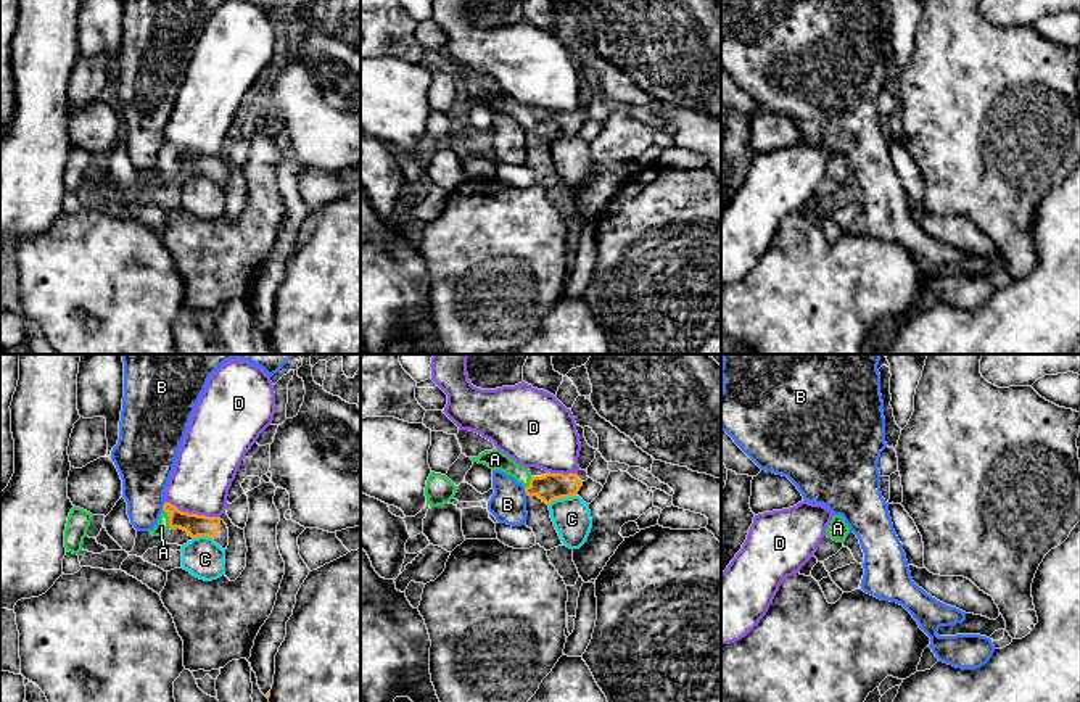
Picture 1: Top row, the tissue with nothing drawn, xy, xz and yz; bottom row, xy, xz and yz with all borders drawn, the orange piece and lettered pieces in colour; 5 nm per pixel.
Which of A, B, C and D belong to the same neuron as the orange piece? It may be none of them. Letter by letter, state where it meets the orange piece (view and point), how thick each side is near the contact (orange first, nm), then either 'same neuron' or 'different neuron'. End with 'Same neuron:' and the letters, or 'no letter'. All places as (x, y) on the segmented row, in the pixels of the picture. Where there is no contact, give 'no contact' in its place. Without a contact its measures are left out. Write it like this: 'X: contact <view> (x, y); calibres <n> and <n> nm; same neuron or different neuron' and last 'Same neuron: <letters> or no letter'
A: contact xy (169, 519); calibres 110 and 70 nm; same neuron
B: contact xz (525, 491); calibres 140 and 180 nm; different neuron
C: contact xz (560, 498); calibres 140 and 190 nm; different neuron
D: contact xy (193, 514); calibres 110 and 300 nm; different neuron
Same neuron: A

